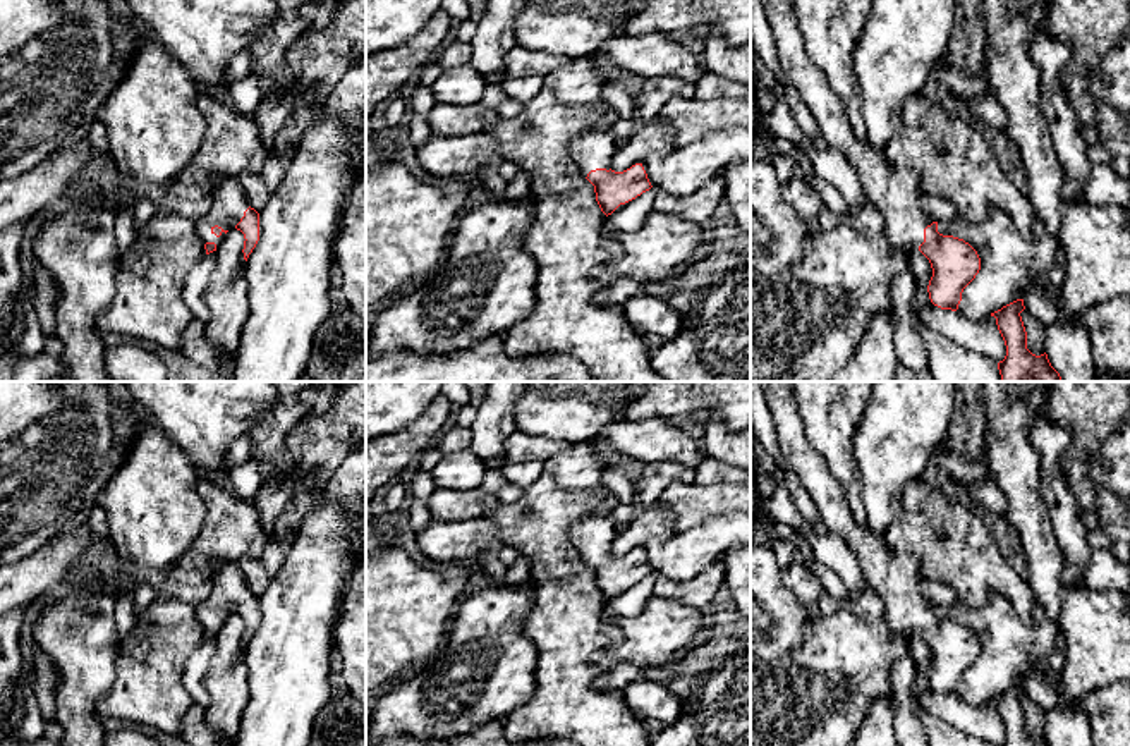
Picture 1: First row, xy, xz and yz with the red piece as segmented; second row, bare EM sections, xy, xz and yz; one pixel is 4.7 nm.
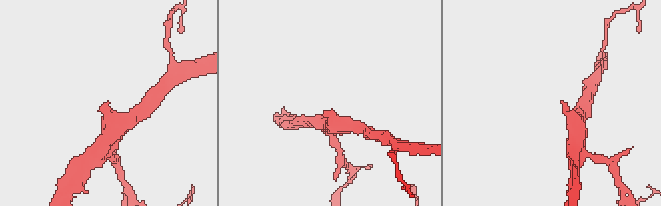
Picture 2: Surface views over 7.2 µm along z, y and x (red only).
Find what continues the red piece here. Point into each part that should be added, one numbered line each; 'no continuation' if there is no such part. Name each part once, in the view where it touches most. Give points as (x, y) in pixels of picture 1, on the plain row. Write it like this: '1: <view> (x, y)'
1: xy (229, 587)

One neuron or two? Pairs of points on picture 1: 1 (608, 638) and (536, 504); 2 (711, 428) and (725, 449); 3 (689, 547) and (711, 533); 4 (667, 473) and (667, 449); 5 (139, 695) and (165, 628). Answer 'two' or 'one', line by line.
1: one
2: one
3: one
4: two
5: one

